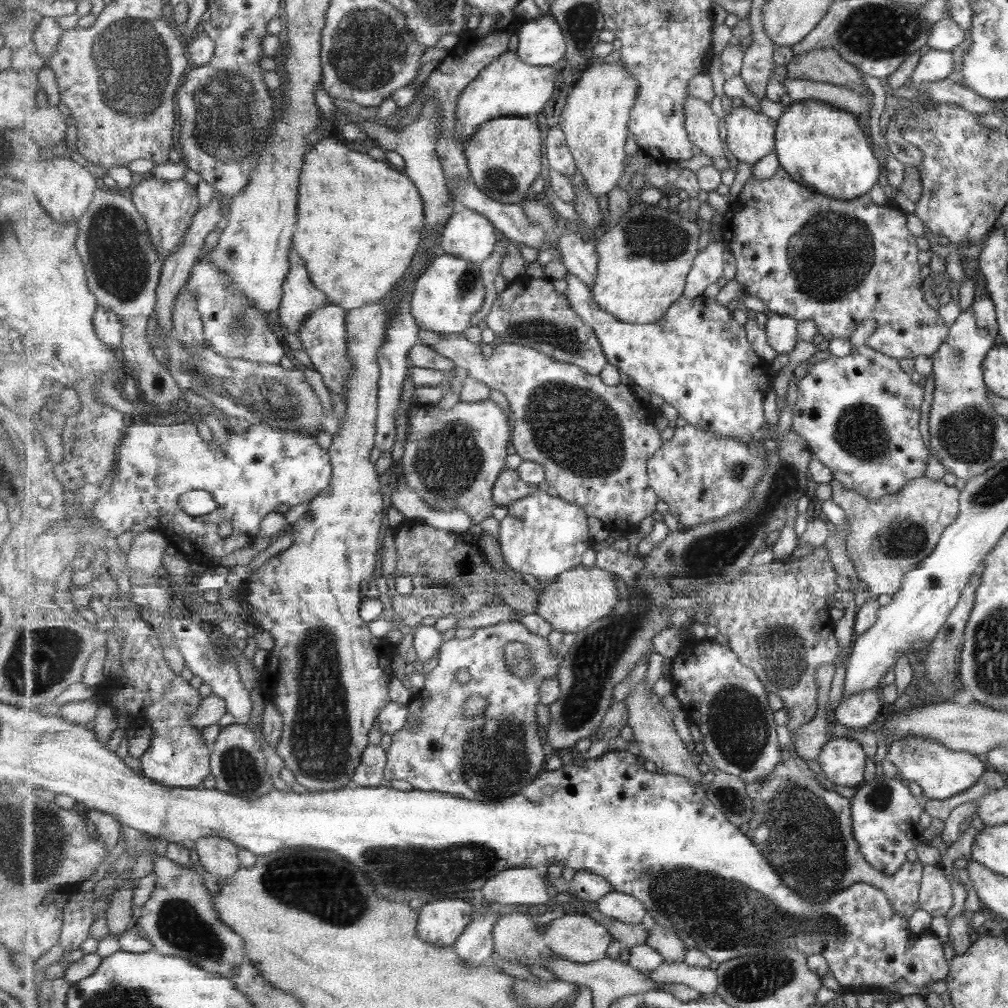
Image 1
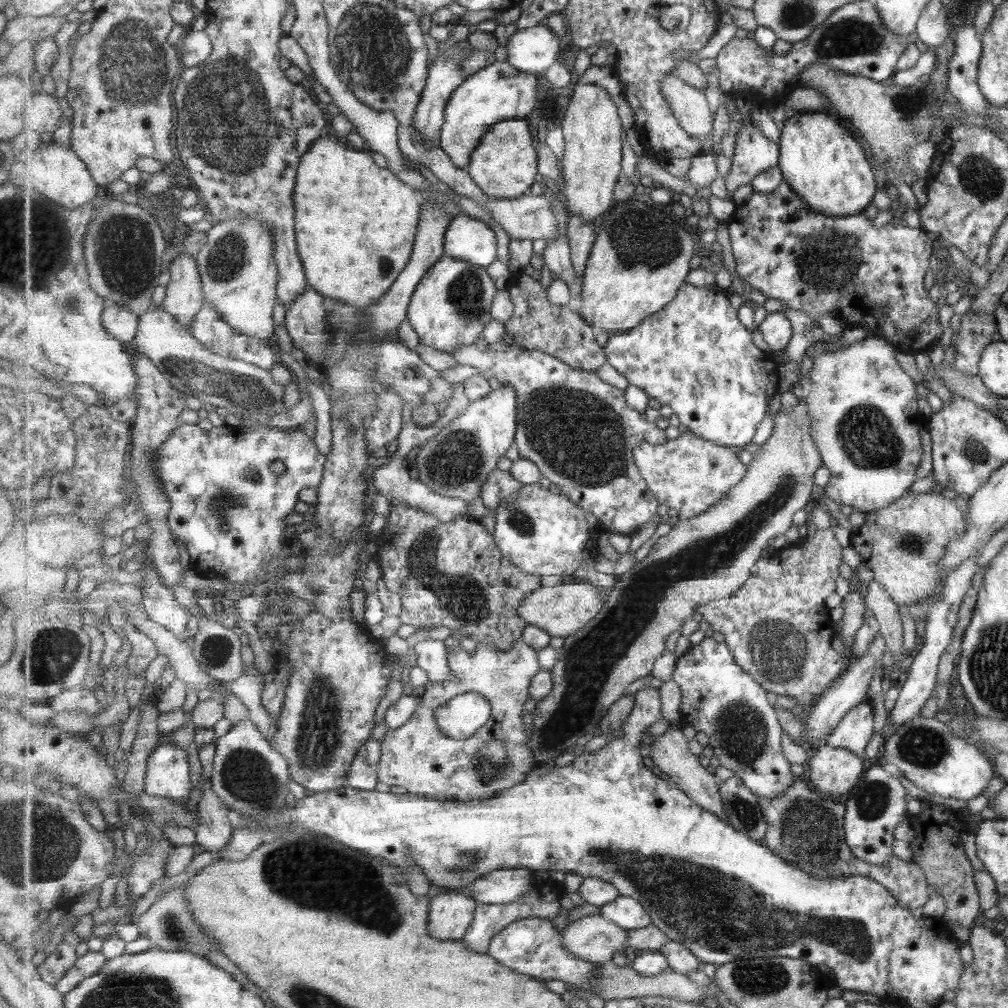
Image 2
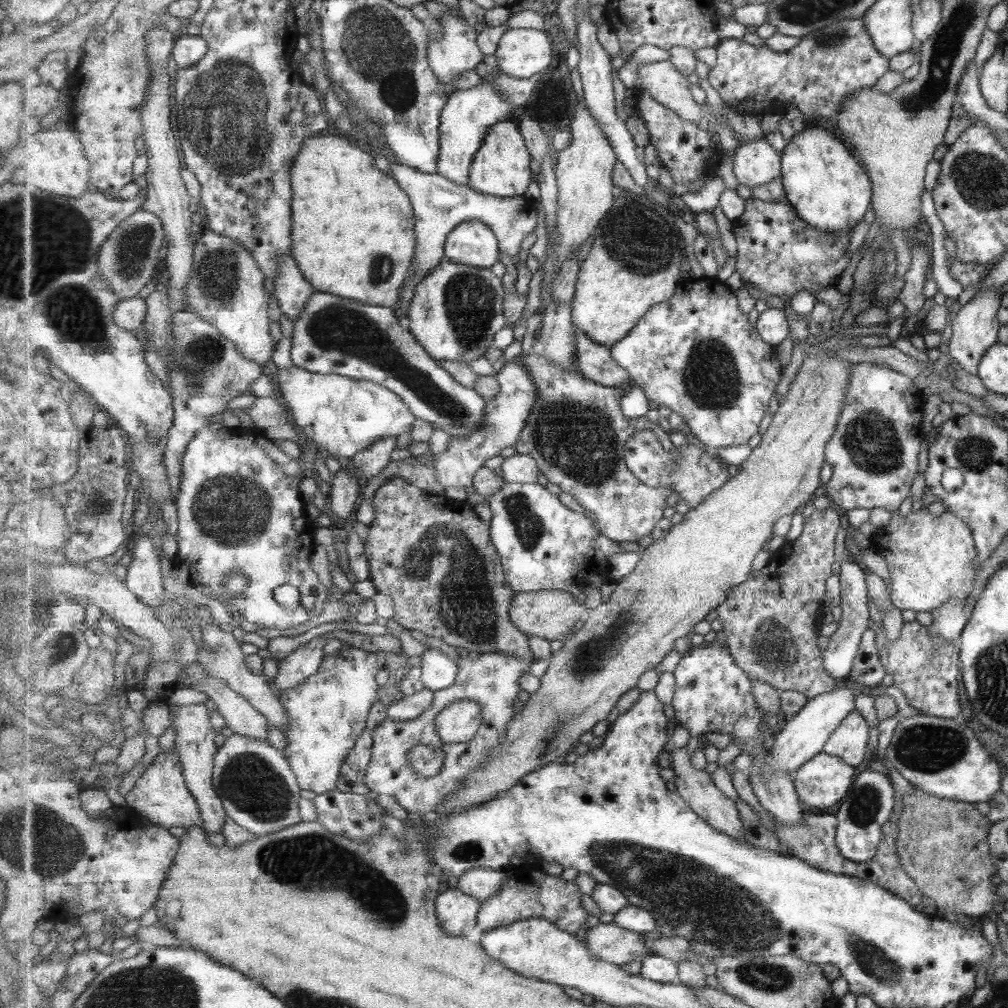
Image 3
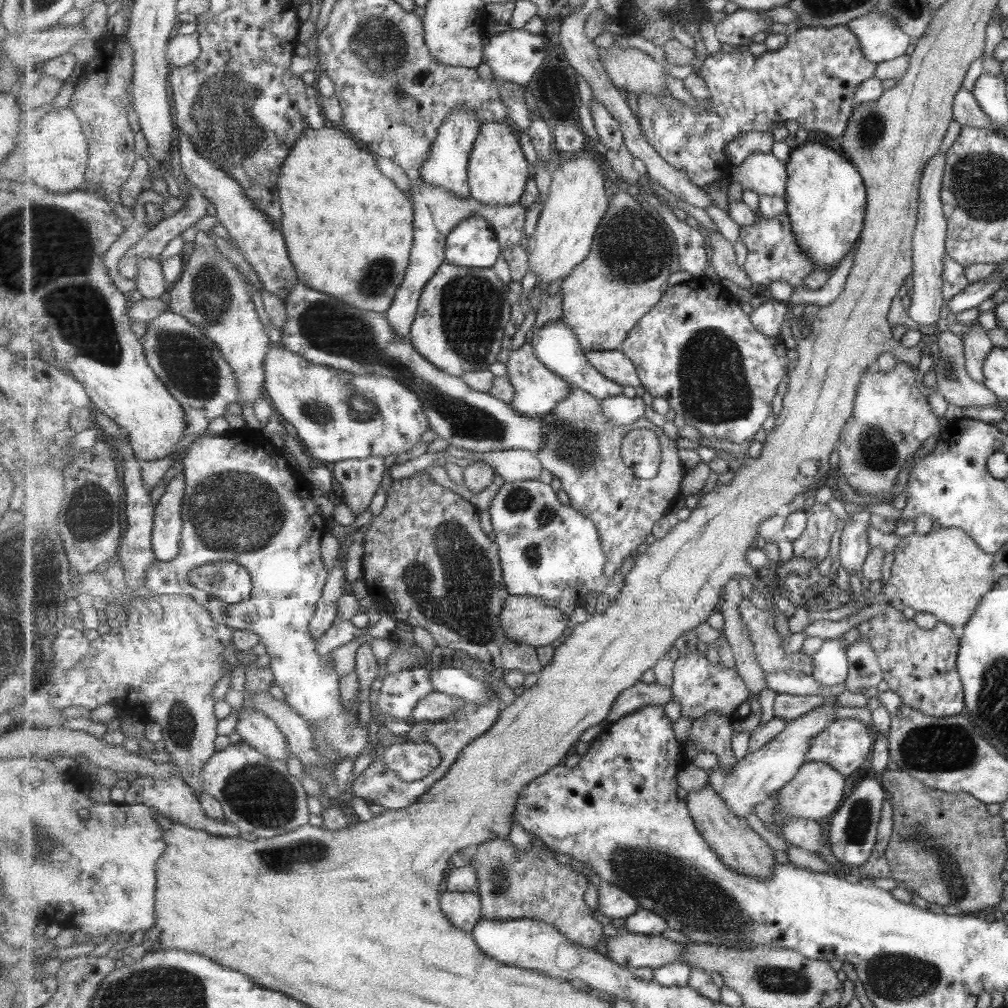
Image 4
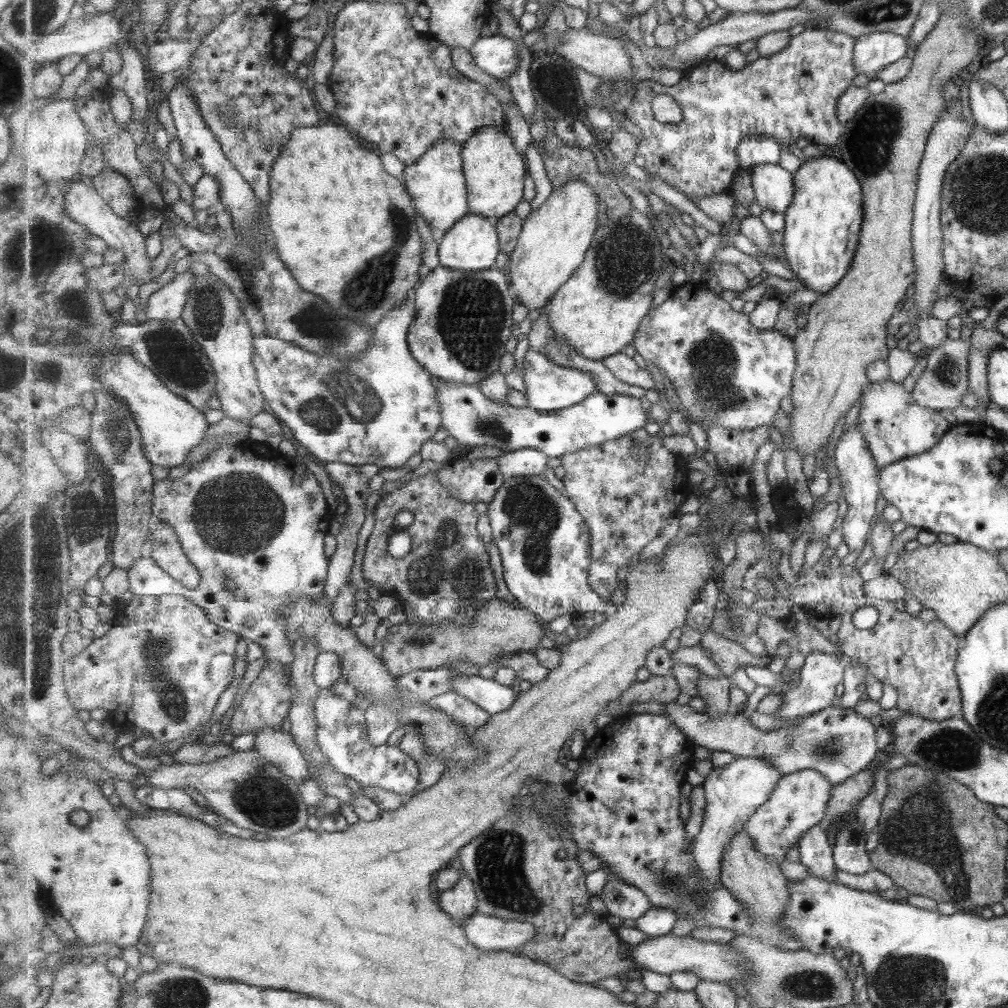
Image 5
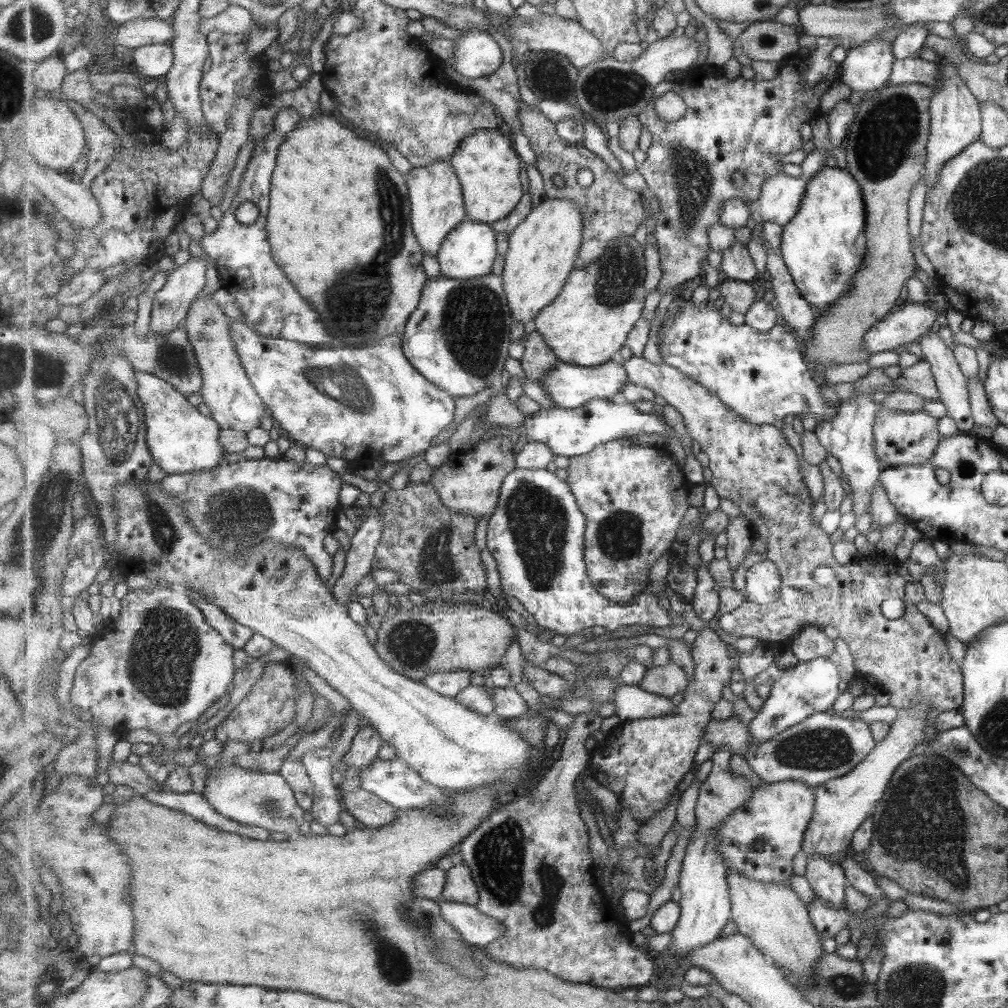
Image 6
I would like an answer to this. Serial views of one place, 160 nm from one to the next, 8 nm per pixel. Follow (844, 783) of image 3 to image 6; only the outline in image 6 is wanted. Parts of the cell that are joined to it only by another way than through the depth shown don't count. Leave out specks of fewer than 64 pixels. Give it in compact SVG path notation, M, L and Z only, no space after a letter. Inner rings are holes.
M762 781L745 806L736 810L718 828L716 852L726 858L726 867L737 869L747 878L759 882L791 884L795 854L804 850L807 829L814 817L815 787L805 781Z

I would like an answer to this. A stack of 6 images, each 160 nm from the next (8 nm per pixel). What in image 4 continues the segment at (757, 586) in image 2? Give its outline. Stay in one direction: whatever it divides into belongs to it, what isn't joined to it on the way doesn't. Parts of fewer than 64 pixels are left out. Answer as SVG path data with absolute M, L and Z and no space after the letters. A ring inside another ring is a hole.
M817 503L806 511L808 514L808 527L801 538L794 544L794 555L808 558L819 566L827 560L829 540L835 532L835 514L827 508L827 504ZM744 600L739 608L745 624L749 627L759 664L767 674L795 670L809 676L814 674L813 656L800 650L790 655L785 652L781 637L775 633L773 613L757 608L749 600Z

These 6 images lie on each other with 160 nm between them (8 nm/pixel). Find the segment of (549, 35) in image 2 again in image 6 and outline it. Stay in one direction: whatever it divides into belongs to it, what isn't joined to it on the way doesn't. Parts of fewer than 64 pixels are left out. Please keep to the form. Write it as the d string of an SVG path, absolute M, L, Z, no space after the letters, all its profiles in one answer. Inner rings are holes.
M483 30L470 31L454 40L456 42L453 65L467 78L491 76L503 67L502 46Z

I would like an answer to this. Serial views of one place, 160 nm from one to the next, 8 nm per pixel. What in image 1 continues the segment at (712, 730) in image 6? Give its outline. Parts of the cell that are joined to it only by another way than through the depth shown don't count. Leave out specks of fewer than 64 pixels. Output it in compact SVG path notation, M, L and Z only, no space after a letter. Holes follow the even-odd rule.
M865 690L850 694L846 699L841 699L833 713L830 714L832 723L841 724L851 730L865 728L877 716L881 704L877 700L877 692Z

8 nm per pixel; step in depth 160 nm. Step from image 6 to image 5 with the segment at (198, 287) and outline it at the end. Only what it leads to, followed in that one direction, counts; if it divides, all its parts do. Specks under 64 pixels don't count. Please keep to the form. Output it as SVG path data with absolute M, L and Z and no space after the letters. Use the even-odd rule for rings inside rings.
M179 272L170 283L151 294L144 308L147 318L172 321L181 317L188 292L195 280L194 276L193 273Z

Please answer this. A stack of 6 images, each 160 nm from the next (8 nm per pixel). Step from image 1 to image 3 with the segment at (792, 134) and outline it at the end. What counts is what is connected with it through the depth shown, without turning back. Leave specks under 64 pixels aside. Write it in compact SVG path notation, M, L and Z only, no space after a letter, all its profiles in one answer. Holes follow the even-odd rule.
M805 120L805 127L781 152L781 178L786 197L795 212L811 226L832 235L846 233L863 219L869 208L873 197L869 188L871 181L833 133L813 123L813 120Z

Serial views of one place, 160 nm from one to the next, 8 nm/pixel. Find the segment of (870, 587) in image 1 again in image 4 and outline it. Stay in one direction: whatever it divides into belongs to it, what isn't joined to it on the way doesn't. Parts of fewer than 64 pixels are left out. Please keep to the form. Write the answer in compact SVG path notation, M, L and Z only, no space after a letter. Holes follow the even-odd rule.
M939 527L938 530L932 528L927 534L913 532L909 536L901 537L891 554L893 561L890 577L880 588L880 592L889 600L896 598L904 606L913 608L915 612L929 612L937 621L947 623L950 627L965 626L983 595L994 588L995 578L991 567L994 556L981 550L978 544L960 528Z

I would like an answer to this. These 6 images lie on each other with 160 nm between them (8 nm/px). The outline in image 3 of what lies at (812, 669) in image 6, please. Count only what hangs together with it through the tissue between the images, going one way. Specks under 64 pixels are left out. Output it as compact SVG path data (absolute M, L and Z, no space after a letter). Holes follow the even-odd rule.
M847 552L845 558L840 563L839 567L839 586L840 586L840 620L836 630L829 636L827 648L824 651L824 665L827 669L827 674L830 674L836 681L843 681L843 676L847 676L850 671L852 660L857 652L860 638L863 632L867 630L867 622L869 615L867 613L867 596L866 590L866 574L865 570L858 567L851 559Z

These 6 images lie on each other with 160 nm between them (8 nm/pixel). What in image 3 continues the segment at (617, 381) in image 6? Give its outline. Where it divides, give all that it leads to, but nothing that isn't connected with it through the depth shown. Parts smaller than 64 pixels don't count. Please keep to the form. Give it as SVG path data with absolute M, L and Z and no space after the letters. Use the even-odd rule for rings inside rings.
M522 354L506 363L496 377L501 390L495 400L487 403L487 418L483 419L483 428L467 438L450 438L443 454L433 452L431 464L436 471L436 479L445 489L474 486L475 476L485 467L487 460L499 456L505 448L515 448L520 443L521 434L531 418L531 410L539 400L538 387L531 378L530 370L522 364Z

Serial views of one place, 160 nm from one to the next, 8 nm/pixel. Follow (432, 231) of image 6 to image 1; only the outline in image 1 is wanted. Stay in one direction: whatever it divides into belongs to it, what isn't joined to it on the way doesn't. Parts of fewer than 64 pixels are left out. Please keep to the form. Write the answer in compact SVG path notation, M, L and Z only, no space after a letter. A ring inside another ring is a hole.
M507 52L482 71L463 91L458 102L460 139L466 146L484 122L501 117L535 118L545 110L557 86L557 70L551 66L531 66L517 53Z

